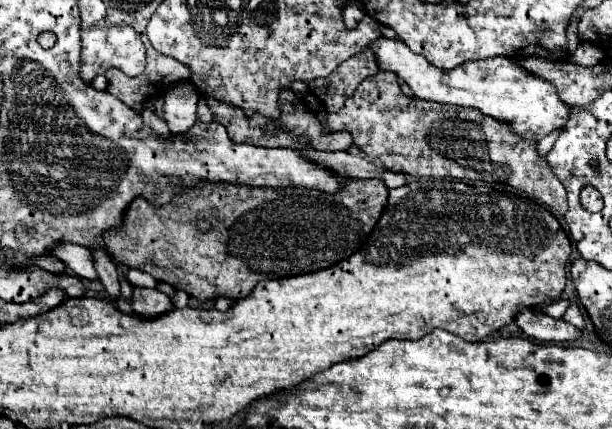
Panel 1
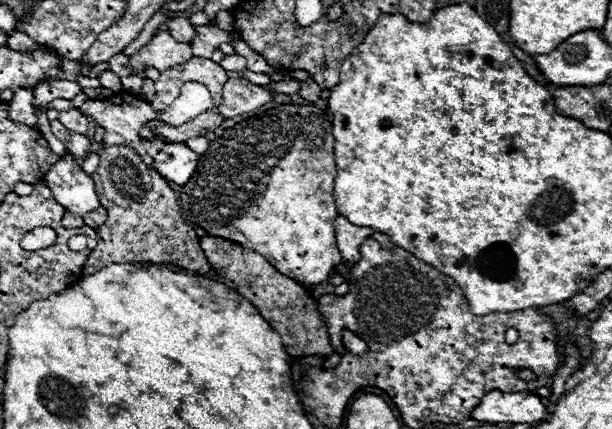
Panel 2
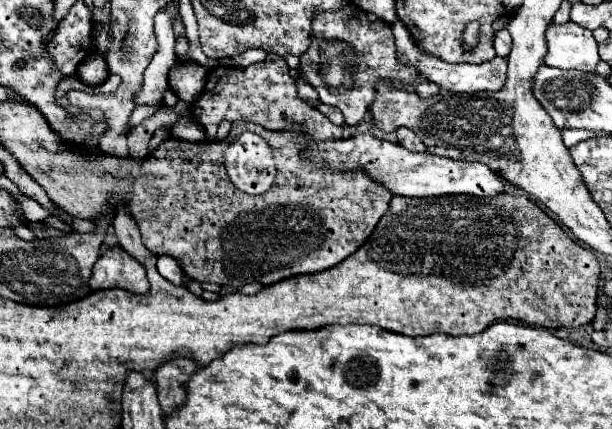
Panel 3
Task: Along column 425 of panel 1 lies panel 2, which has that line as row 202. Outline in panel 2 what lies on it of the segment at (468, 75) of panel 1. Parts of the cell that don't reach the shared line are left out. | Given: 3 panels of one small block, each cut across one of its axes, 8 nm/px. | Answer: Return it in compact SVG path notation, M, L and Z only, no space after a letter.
M68 154L50 166L42 184L50 188L56 202L70 214L84 216L100 206L92 178Z

